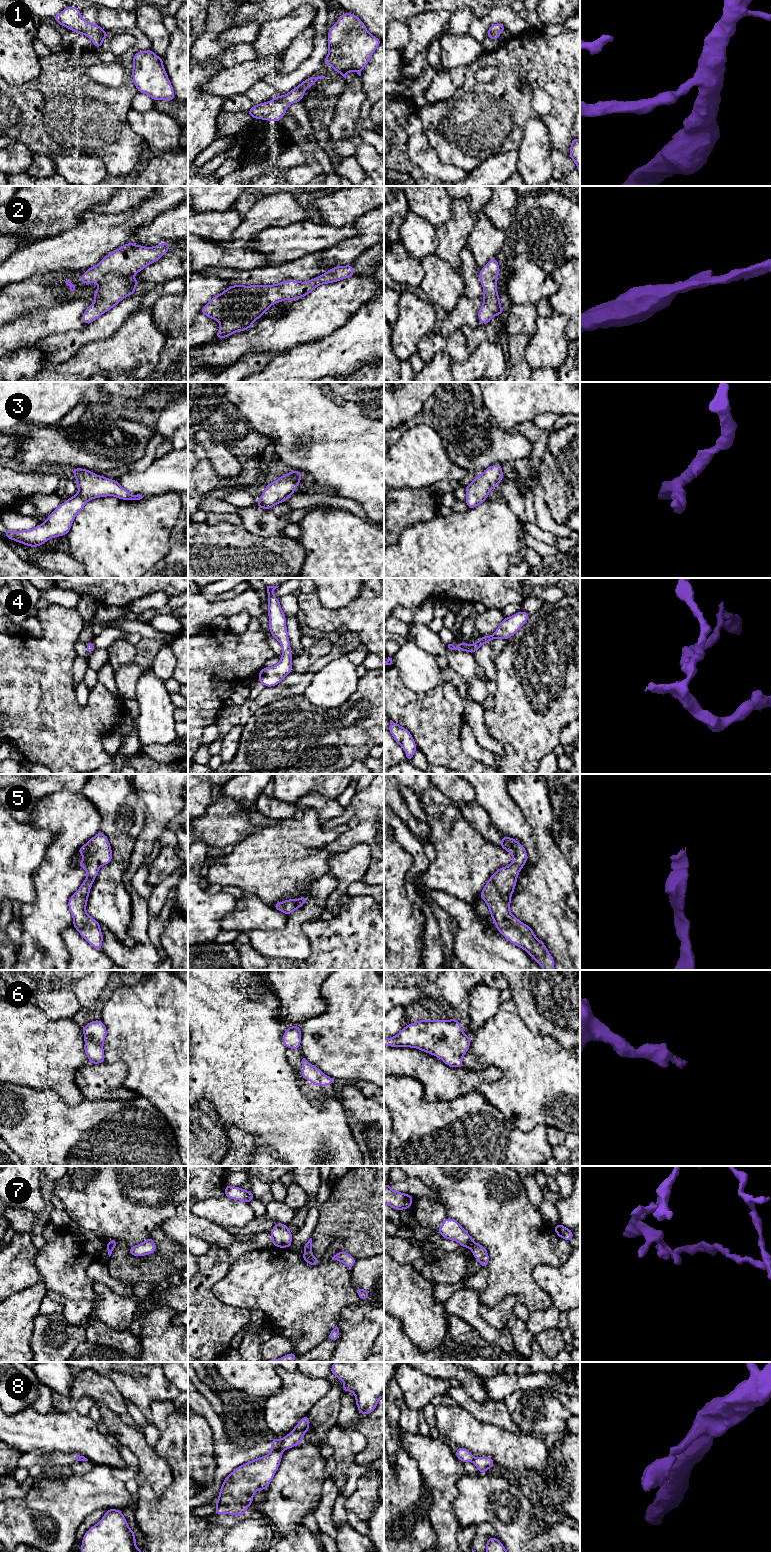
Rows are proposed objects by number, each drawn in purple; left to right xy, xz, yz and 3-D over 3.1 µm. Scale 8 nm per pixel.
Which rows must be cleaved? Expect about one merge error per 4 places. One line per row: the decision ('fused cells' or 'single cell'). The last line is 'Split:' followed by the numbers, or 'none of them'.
1: single cell
2: single cell
3: single cell
4: single cell
5: single cell
6: single cell
7: fused cells
8: fused cells
Split: 7, 8

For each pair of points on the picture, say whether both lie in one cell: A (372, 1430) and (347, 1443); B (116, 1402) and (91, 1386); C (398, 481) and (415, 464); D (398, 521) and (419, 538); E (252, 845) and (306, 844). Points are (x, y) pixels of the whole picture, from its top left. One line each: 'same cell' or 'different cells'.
A: different cells
B: same cell
C: same cell
D: different cells
E: same cell

